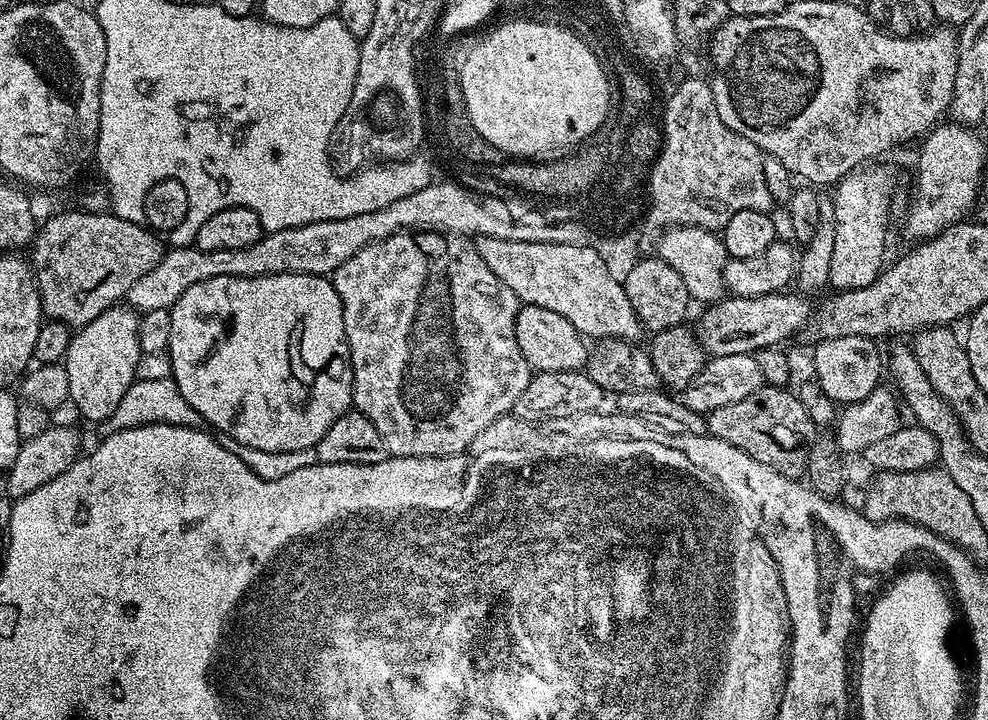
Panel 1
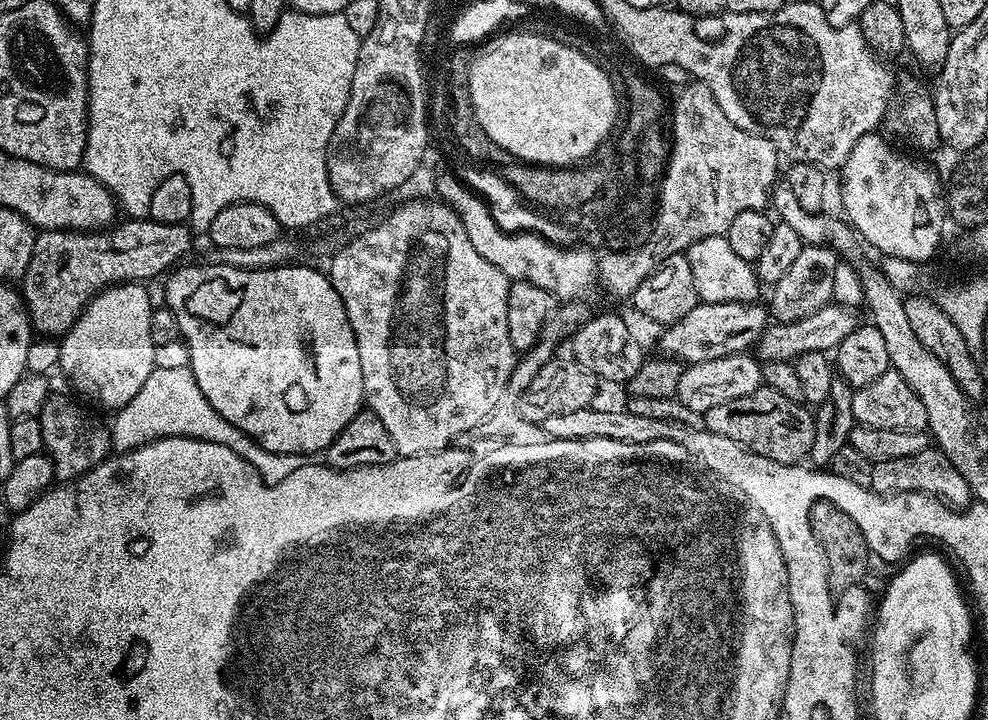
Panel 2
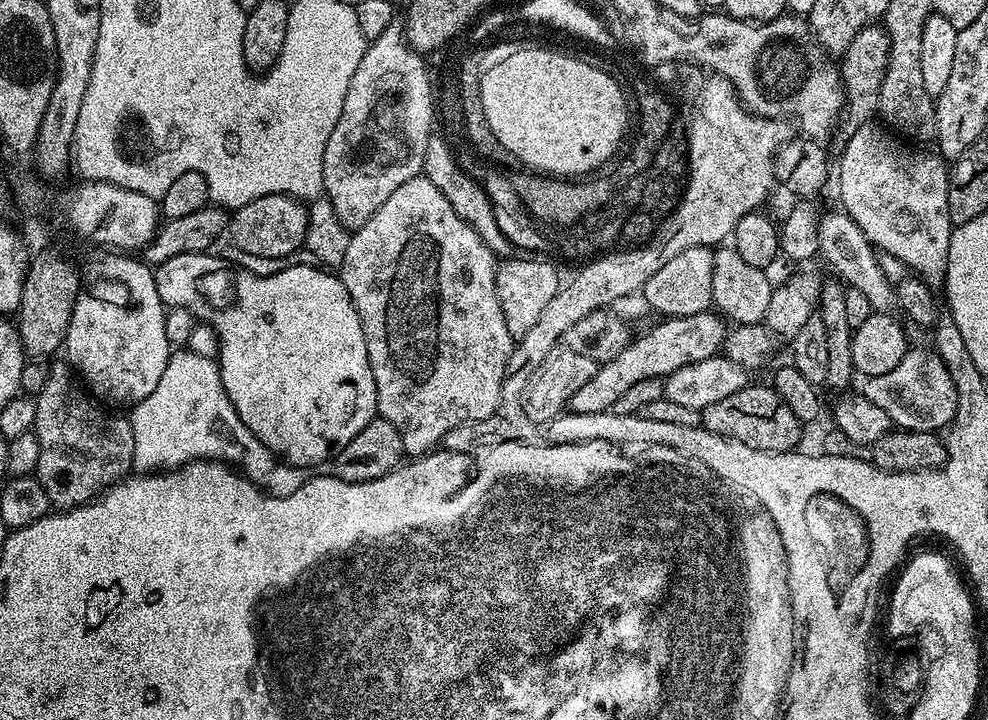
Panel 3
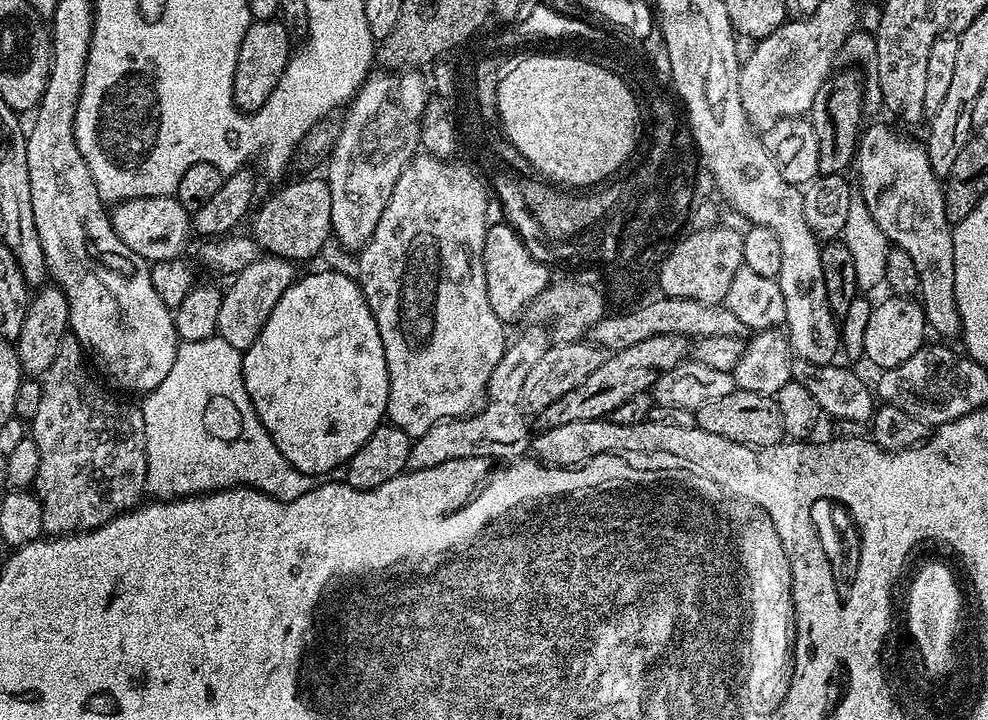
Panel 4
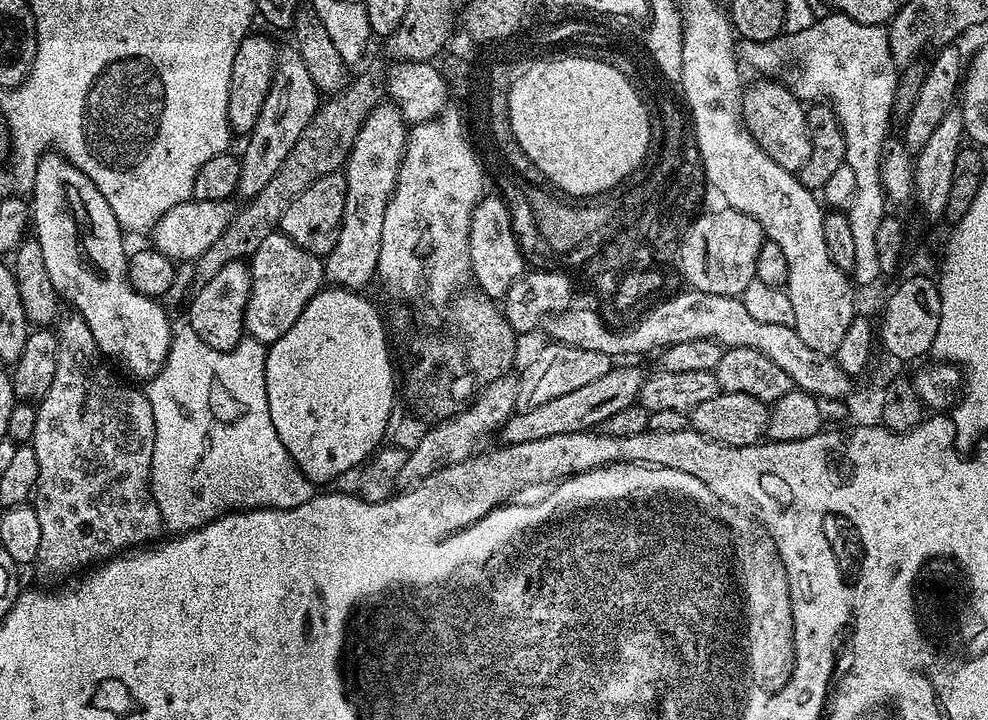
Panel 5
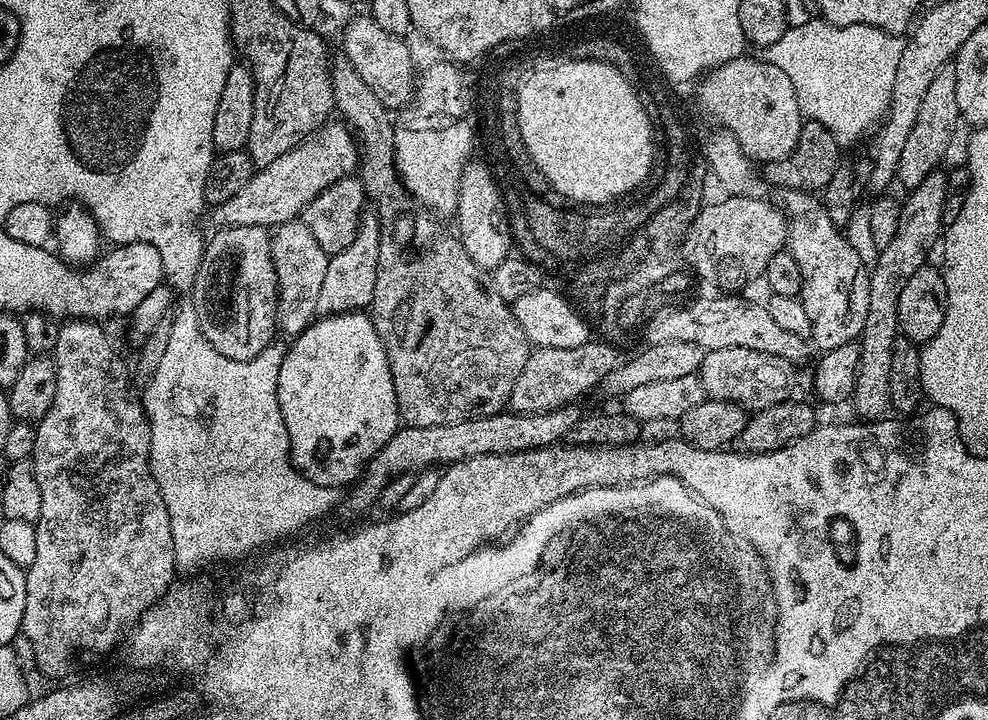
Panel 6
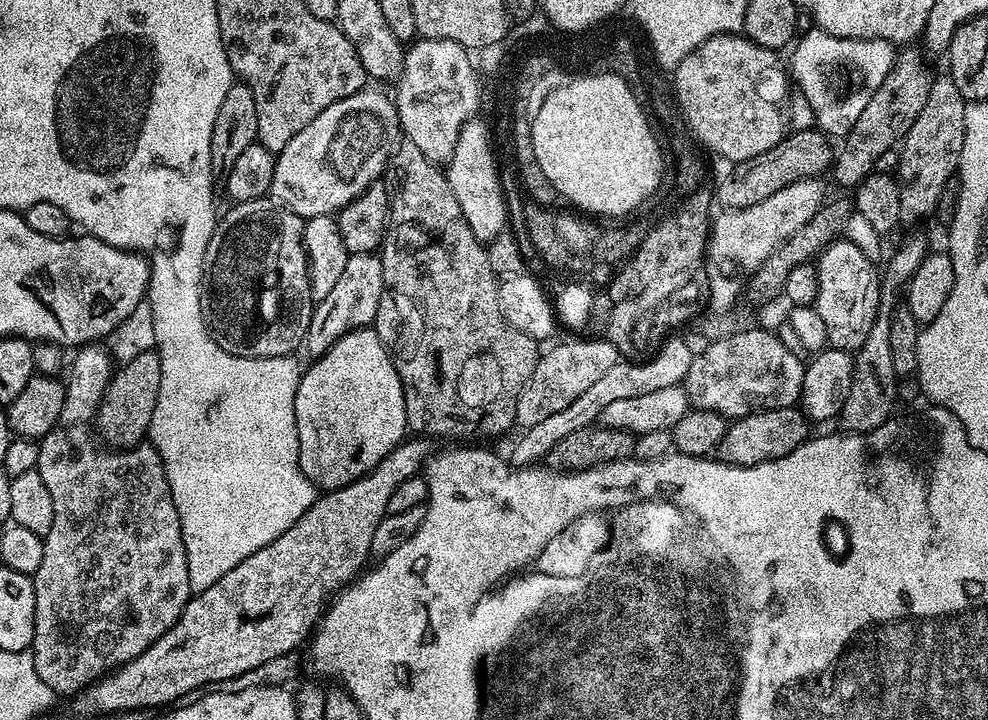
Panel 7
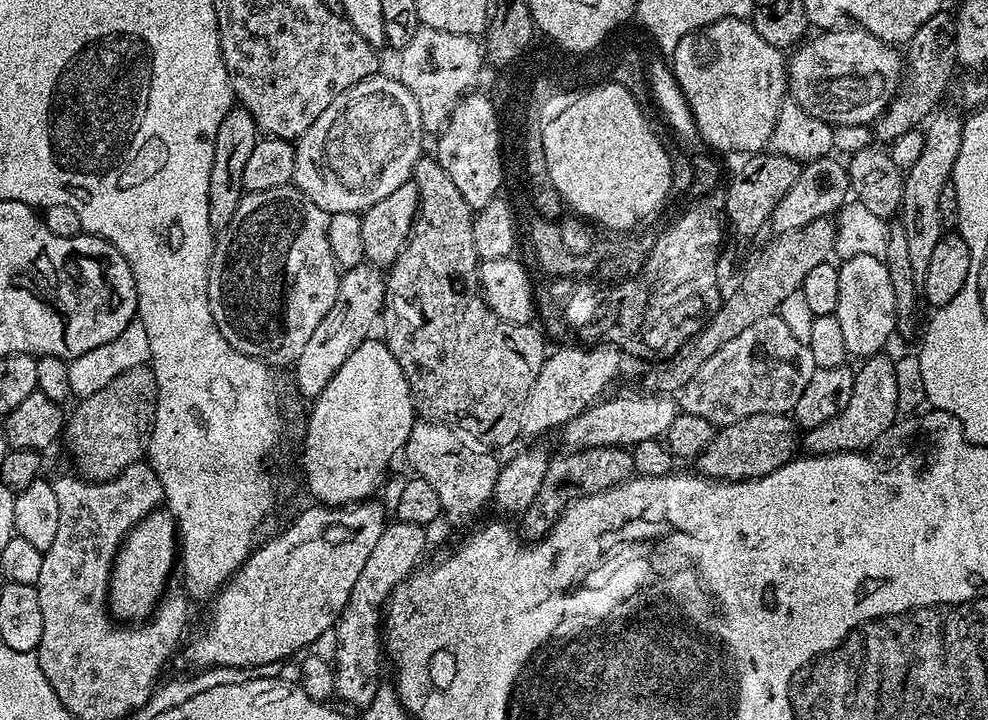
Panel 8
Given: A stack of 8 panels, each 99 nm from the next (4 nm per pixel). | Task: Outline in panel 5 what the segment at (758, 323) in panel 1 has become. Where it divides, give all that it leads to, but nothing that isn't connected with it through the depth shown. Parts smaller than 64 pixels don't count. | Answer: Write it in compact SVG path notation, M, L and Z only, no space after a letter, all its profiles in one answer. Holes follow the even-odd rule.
M614 366L604 377L581 386L579 390L561 394L559 398L553 398L543 406L534 406L534 410L513 412L501 426L499 439L502 438L504 444L538 442L538 438L554 438L554 434L578 434L599 429L600 424L606 422L606 418L639 401L645 375L645 369Z

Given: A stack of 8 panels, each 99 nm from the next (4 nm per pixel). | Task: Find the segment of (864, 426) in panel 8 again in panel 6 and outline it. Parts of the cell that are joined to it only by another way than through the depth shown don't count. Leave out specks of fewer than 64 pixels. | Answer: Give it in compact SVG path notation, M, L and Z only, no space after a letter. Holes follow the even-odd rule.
M937 170L932 172L914 189L911 189L907 193L908 197L903 197L902 203L900 205L900 213L898 214L898 227L896 232L894 233L894 238L892 241L888 243L885 248L879 249L879 256L877 258L877 262L870 268L868 273L868 281L870 282L870 302L866 305L866 322L862 326L862 330L860 331L859 338L859 346L860 346L860 358L858 364L858 382L854 382L854 390L852 391L852 398L850 401L851 407L856 407L856 412L861 421L871 422L873 420L879 420L881 417L885 415L889 411L890 408L890 362L892 361L892 357L894 355L894 342L896 341L896 337L898 335L898 329L900 327L900 323L898 322L898 297L902 294L902 289L905 288L906 282L910 282L910 277L914 275L919 268L925 267L926 261L924 260L928 256L928 251L931 250L932 247L939 245L942 240L942 233L946 227L944 222L944 207L946 206L946 198L948 197L948 177L945 175L943 171Z

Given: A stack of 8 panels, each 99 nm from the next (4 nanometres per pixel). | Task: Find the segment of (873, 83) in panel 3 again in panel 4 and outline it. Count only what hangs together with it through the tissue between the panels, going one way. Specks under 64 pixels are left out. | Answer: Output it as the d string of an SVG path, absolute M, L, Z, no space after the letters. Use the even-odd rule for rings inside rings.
M839 72L816 90L810 113L814 134L818 134L818 170L822 176L844 174L853 167L862 135L860 115L866 111L865 81L860 81L856 72Z

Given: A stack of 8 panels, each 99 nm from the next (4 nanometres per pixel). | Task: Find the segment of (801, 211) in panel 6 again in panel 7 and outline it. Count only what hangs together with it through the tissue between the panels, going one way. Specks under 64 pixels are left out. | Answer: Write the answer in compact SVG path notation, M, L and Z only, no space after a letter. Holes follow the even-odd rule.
M837 238L815 261L818 274L818 298L814 307L826 322L829 345L855 353L866 342L870 326L880 315L880 278L877 265L847 238Z

